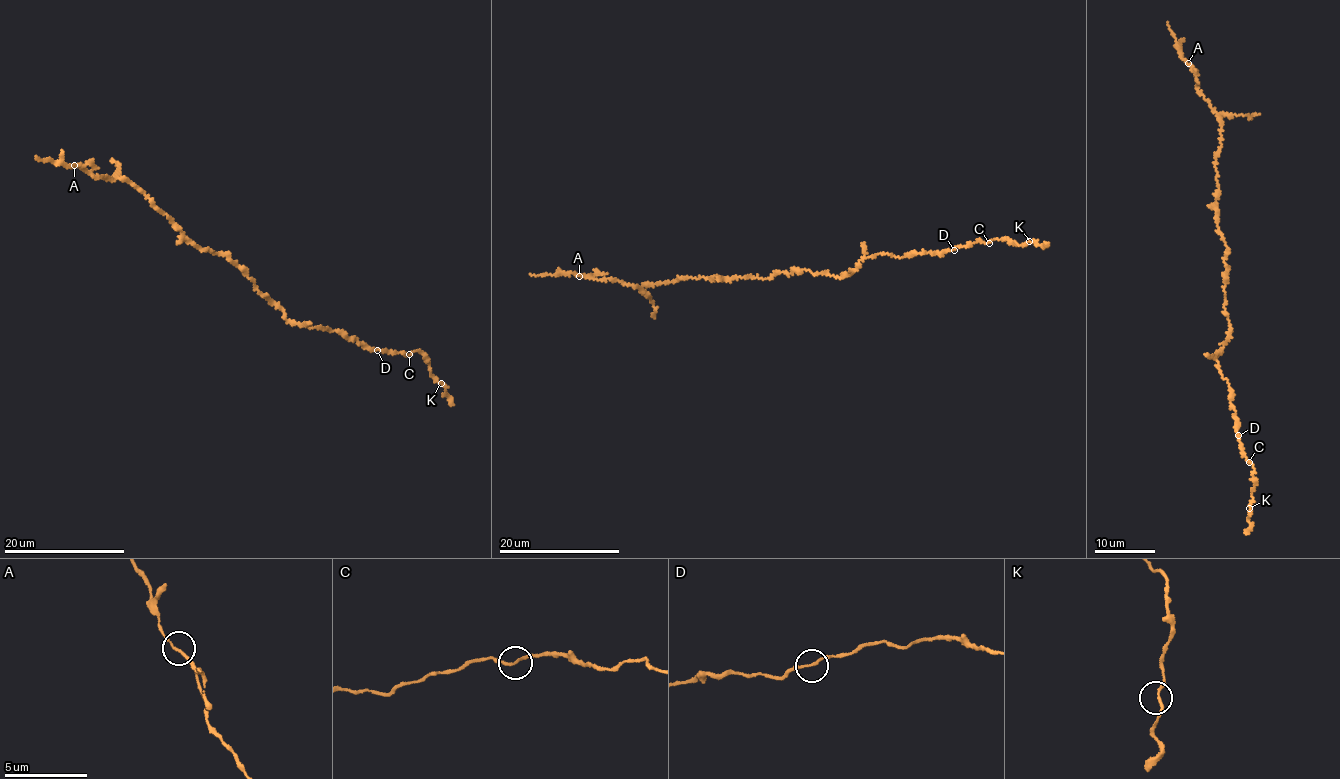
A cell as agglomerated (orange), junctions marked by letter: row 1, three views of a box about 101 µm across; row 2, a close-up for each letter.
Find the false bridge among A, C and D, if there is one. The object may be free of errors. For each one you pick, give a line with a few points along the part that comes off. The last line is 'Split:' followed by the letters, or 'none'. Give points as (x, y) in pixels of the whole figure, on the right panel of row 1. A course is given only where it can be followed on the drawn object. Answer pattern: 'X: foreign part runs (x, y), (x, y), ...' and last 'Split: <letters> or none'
Split: none

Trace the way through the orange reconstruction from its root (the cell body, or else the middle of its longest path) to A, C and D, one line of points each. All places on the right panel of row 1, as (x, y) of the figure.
A: (1226, 284), (1228, 249), (1216, 224), (1219, 191), (1215, 163), (1221, 126), (1219, 117), (1198, 91), (1188, 63)
C: (1226, 284), (1224, 309), (1231, 329), (1215, 357), (1232, 391), (1237, 433), (1249, 461)
D: (1226, 284), (1224, 309), (1231, 329), (1215, 357), (1232, 391), (1231, 405), (1238, 435)

